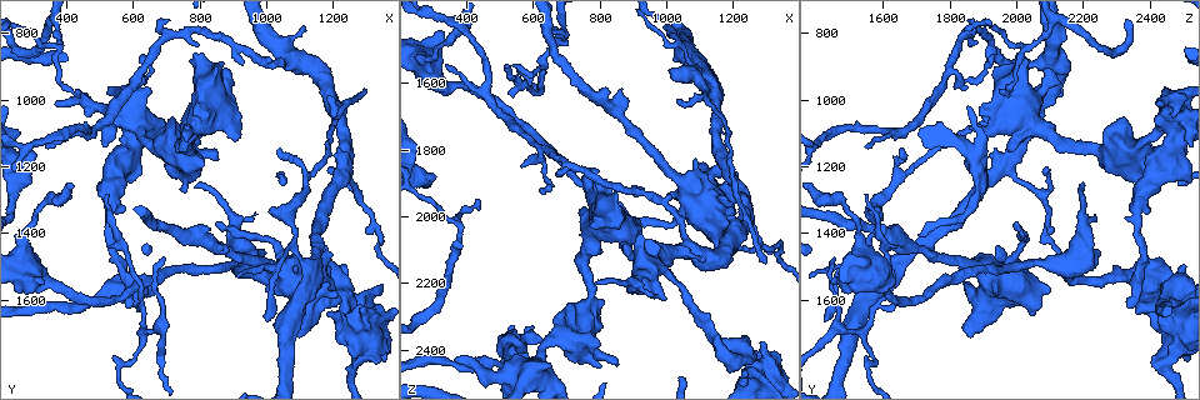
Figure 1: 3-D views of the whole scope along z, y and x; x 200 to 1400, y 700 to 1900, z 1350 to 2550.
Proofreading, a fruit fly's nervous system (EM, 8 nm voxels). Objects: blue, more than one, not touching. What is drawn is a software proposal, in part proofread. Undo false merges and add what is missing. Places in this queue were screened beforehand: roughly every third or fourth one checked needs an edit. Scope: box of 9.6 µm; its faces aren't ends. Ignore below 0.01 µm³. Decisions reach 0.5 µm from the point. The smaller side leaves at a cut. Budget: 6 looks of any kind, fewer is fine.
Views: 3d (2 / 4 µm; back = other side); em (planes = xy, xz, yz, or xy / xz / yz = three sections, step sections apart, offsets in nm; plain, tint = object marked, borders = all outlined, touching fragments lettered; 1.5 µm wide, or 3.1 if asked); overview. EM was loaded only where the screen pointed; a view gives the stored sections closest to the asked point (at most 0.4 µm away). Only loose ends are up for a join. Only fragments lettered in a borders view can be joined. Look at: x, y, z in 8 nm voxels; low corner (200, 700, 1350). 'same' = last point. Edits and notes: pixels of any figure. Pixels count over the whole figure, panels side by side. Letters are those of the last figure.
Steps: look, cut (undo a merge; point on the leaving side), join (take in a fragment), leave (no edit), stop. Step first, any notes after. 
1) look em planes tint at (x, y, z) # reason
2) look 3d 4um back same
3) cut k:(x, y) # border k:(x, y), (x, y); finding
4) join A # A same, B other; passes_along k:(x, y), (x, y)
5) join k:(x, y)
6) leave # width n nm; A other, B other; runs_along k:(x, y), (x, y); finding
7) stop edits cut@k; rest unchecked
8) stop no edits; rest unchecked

look em planes plain at (520, 1290, 1550) # long arm stops here

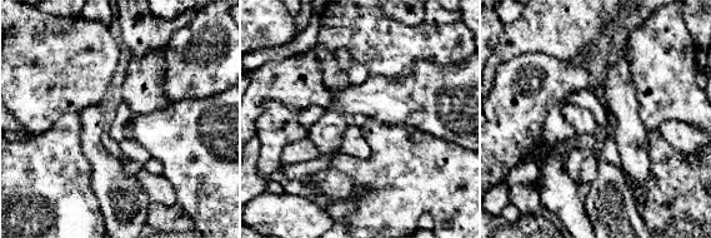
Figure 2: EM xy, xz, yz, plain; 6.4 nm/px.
look em planes borders same # see the neighbours

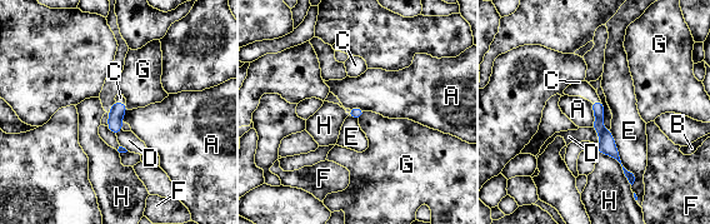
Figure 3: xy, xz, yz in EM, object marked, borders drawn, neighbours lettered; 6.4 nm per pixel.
join C # A other, B other, C same, D other, E other, F other, G other, H other; the neuron continues

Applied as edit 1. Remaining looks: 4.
look overview

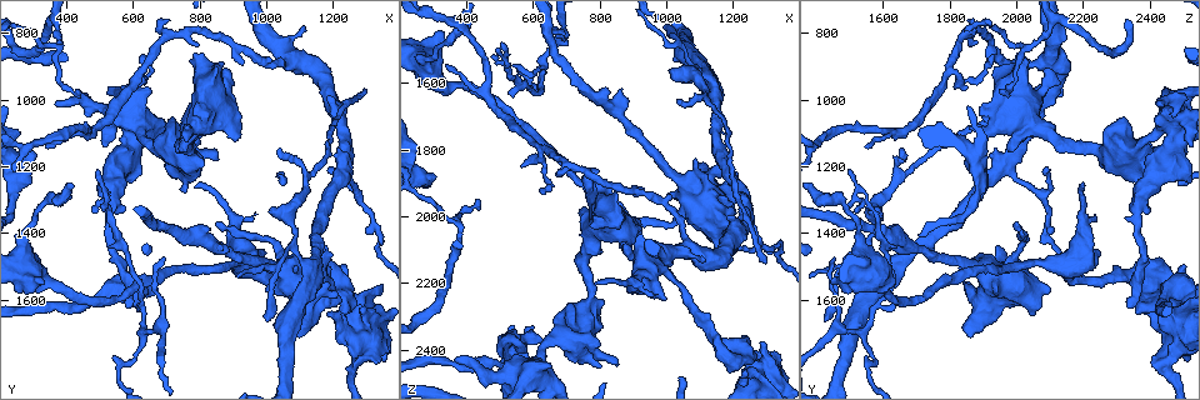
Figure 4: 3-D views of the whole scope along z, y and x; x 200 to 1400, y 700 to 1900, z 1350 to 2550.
look 3d 4um at (470, 1100, 1630) # calibre changes

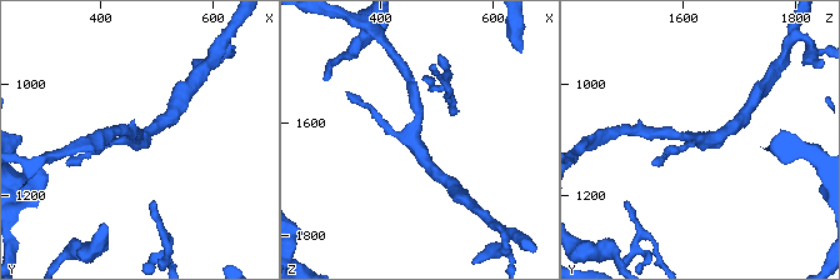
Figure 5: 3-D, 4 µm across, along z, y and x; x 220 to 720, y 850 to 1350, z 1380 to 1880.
look em planes tint at (460, 1095, 1630)

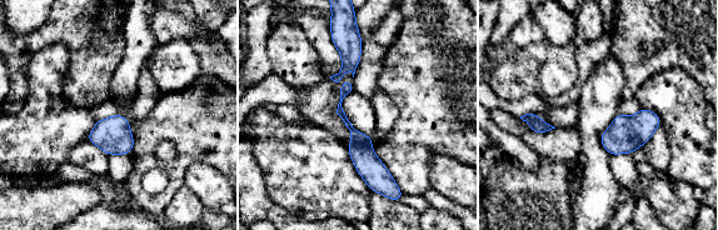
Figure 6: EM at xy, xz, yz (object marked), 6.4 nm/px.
look em planes borders same # see the neighbours

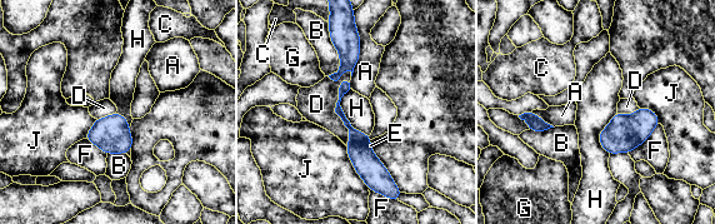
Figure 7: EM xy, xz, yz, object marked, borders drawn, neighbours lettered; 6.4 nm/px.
leave # longest_contact D 440 nm; A other, B other, C other, D other, E other, F other, G other, H other, J other; runs_along 7:(346, 84), (338, 110), (371, 182); continuous, no second neuron

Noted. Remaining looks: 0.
stop edits join@3; rest unchecked

